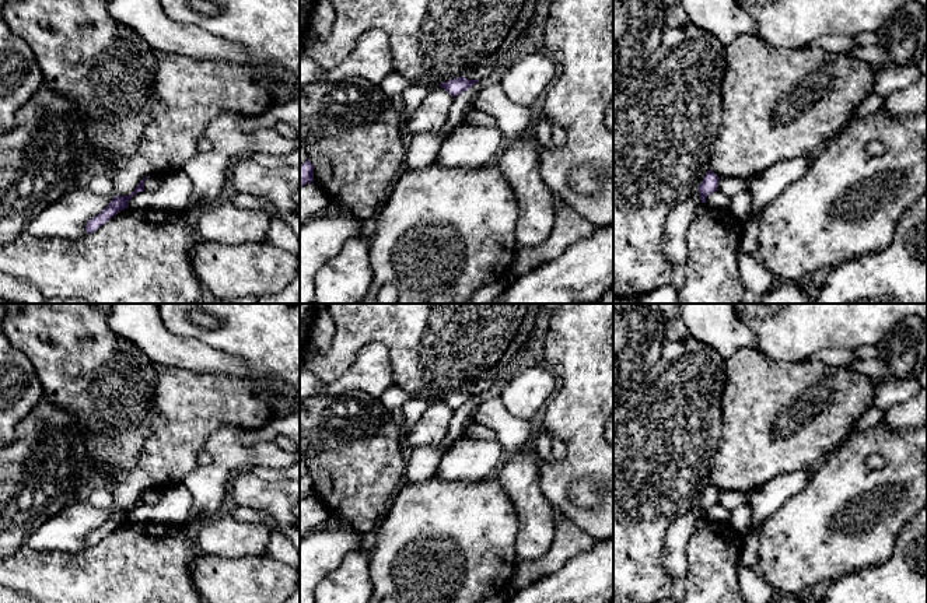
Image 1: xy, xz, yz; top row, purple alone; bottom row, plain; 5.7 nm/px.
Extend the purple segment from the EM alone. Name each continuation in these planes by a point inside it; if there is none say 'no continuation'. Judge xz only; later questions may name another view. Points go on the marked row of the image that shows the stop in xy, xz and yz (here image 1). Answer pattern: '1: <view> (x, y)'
no continuation

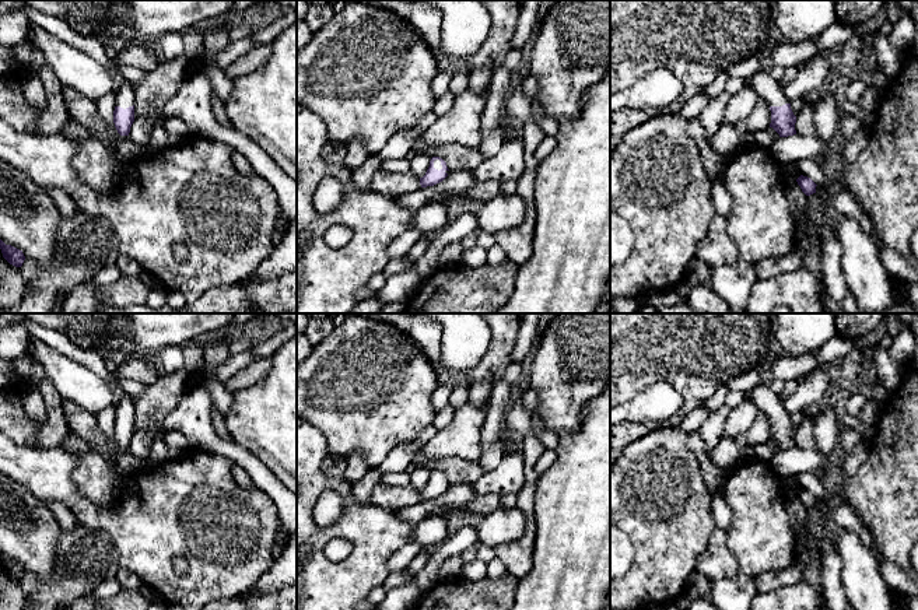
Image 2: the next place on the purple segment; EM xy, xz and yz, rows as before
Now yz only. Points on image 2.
1: yz (768, 88)

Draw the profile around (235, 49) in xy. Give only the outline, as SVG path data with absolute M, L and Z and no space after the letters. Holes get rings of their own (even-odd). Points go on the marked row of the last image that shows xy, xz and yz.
M242 38L230 42L228 46L217 56L216 66L221 70L225 70L230 64L232 64L257 43L257 41L250 38Z

